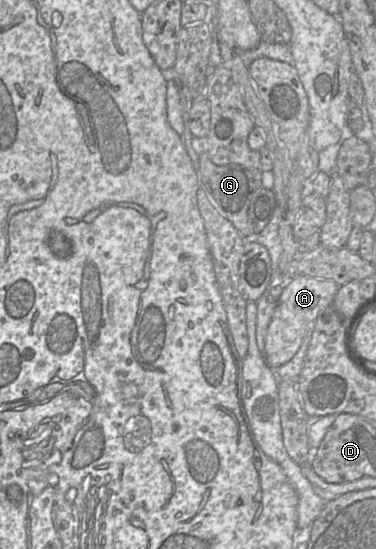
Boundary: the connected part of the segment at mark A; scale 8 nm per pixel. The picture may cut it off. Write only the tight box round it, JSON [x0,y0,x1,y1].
[263,275,339,368]

